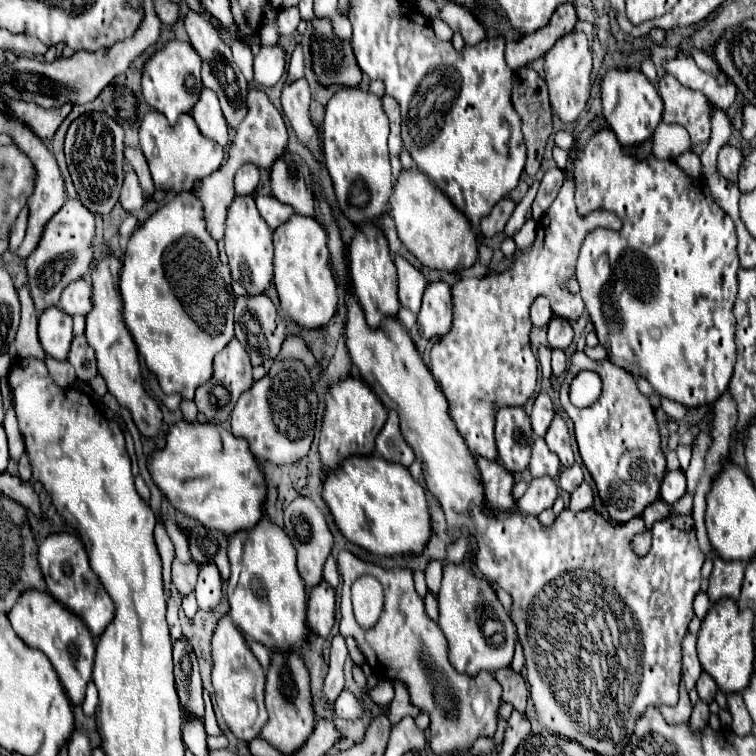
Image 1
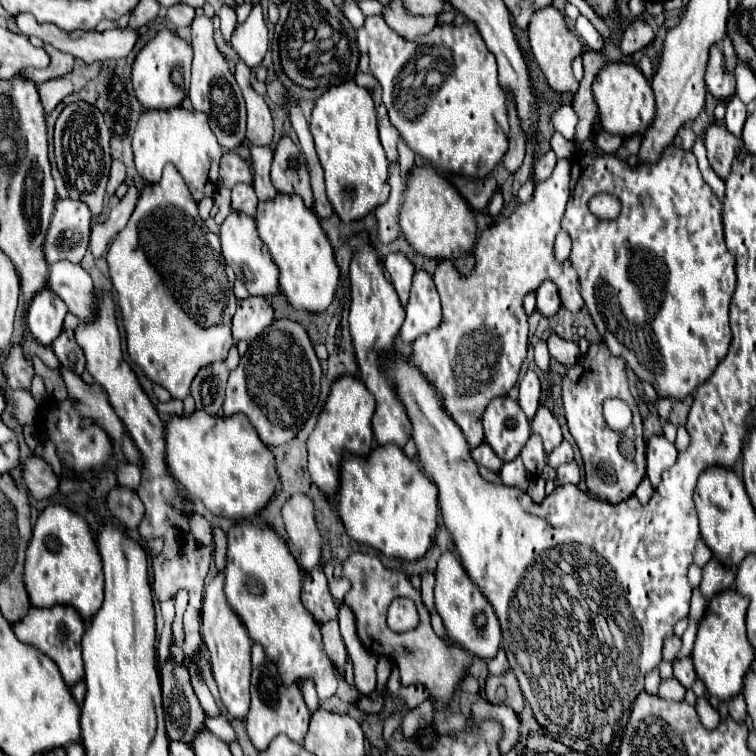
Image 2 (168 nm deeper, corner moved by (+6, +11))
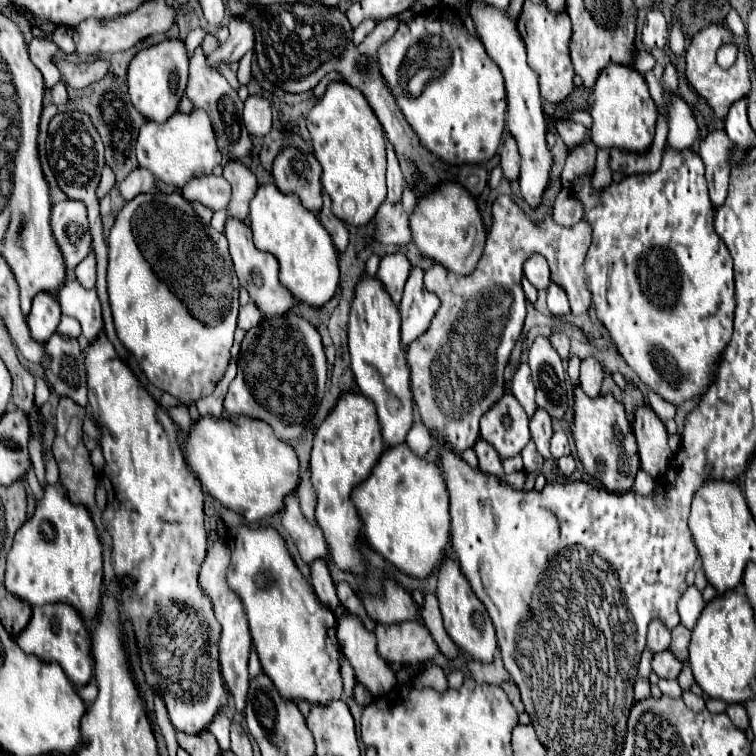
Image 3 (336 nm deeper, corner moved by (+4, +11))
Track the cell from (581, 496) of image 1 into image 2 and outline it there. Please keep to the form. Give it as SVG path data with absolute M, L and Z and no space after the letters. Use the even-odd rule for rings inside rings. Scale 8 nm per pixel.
M574 461L568 465L560 465L560 469L556 469L556 473L558 473L560 485L566 485L566 483L578 485L578 481L580 481L580 467Z

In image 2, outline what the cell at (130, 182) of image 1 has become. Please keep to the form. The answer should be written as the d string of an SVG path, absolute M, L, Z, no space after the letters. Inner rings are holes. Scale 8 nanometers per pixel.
M114 161L114 163L112 163L112 169L110 169L110 177L108 177L108 195L114 195L116 187L118 187L120 183L124 183L124 179L126 179L126 169L124 169L124 165L122 165L120 161Z

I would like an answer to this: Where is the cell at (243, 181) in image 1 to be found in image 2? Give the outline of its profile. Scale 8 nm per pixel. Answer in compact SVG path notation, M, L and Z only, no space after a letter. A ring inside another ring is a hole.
M224 153L220 161L220 185L236 185L236 183L252 183L252 173L248 163L236 153Z

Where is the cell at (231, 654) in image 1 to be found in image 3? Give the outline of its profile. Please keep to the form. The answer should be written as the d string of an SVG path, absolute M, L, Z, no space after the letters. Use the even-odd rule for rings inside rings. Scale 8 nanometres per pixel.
M216 541L208 549L206 561L202 563L202 569L200 569L200 587L210 597L214 615L216 615L218 623L222 625L222 635L220 635L220 643L218 643L220 673L222 673L226 689L234 697L236 711L242 713L244 711L244 703L246 703L246 693L248 693L248 679L250 679L248 677L248 655L250 655L250 647L252 647L252 637L250 637L250 629L248 629L248 621L246 621L240 597L232 589L228 589L228 585L226 585L228 565L230 565L230 549L224 543Z

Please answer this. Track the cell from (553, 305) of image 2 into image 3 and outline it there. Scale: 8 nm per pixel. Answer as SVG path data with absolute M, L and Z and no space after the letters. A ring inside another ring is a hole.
M534 255L530 257L530 261L526 261L526 271L524 277L540 291L546 291L550 287L550 269L548 263L542 255Z

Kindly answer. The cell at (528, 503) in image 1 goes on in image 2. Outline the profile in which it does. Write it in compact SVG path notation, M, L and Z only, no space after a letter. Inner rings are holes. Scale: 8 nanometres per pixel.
M516 457L514 461L508 461L502 465L502 471L500 471L500 479L504 485L510 485L510 487L518 487L522 491L528 489L528 471L524 469L520 457Z

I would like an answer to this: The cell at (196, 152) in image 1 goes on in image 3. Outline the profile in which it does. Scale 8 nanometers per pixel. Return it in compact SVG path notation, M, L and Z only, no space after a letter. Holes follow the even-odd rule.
M196 109L190 115L176 111L162 125L154 121L146 121L146 125L142 125L138 135L136 157L140 167L146 167L148 171L152 171L156 179L176 189L182 189L190 179L212 175L214 167L220 167L224 159L224 155L216 145L216 135L214 135L210 117L204 109Z

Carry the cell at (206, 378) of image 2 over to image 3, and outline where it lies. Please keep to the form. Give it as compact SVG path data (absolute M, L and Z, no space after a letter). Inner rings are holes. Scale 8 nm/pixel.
M230 359L228 369L226 369L226 373L220 377L220 381L216 383L212 395L210 395L210 397L204 397L204 399L200 399L200 401L196 403L196 407L198 407L198 411L200 411L200 417L208 417L208 415L220 417L220 415L222 415L222 401L224 401L224 395L226 395L226 391L228 391L228 387L230 387L230 383L232 383L234 377L236 377L236 361Z

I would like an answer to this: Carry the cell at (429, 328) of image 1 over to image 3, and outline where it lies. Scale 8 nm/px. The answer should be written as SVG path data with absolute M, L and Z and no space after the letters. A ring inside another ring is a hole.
M414 267L404 287L404 297L400 303L404 347L408 347L410 341L418 339L430 327L430 321L434 319L438 307L438 297L424 287L424 271L420 267Z

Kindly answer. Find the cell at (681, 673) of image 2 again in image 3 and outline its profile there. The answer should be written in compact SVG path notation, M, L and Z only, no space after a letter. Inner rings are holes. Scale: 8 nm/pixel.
M670 651L656 653L656 657L652 661L654 673L658 673L658 677L662 677L662 679L678 679L682 667L684 667L684 663Z

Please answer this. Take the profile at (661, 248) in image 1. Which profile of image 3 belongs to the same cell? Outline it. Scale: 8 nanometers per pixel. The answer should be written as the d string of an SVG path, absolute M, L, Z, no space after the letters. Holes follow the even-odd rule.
M668 147L664 151L662 167L658 169L658 173L644 173L642 175L642 191L638 191L638 193L636 191L624 191L624 181L622 181L622 185L610 185L608 189L594 189L592 187L592 173L578 179L578 183L572 187L574 197L580 201L580 205L584 209L584 219L592 227L592 245L590 245L586 261L584 261L584 273L586 273L586 285L592 293L592 303L594 303L596 315L598 315L600 323L608 329L618 353L636 371L636 375L642 379L642 383L646 383L654 393L658 393L662 399L666 399L674 405L680 405L692 397L698 397L702 393L702 389L706 389L706 385L714 379L716 361L720 359L724 347L730 343L732 325L734 325L736 301L734 301L732 257L730 257L728 247L722 243L722 239L714 231L714 207L710 203L704 173L706 173L704 163L696 151L692 151L692 149L678 151L678 149Z

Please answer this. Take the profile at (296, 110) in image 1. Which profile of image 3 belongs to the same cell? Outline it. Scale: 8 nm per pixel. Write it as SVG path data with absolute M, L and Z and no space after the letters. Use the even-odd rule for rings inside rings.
M324 193L322 197L324 197L324 205L322 205L322 211L318 213L318 219L320 219L322 227L330 233L334 245L336 245L340 251L344 251L346 245L348 245L348 231L346 231L344 223L332 213L332 201L330 201L330 197L328 197L326 193Z

